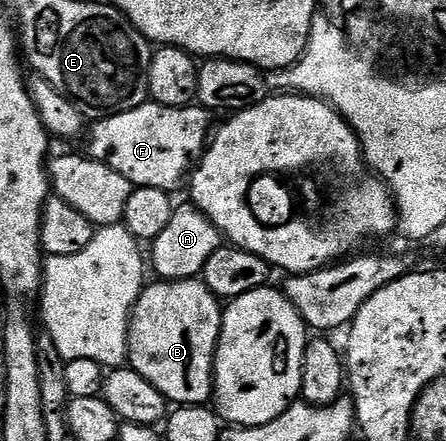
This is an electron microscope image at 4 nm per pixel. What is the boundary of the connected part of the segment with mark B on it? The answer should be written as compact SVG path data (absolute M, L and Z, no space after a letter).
M155 279L144 288L131 311L131 326L127 332L127 356L130 368L135 369L168 402L176 406L207 405L213 397L213 370L219 332L223 326L220 298L214 297L202 280L165 281Z

